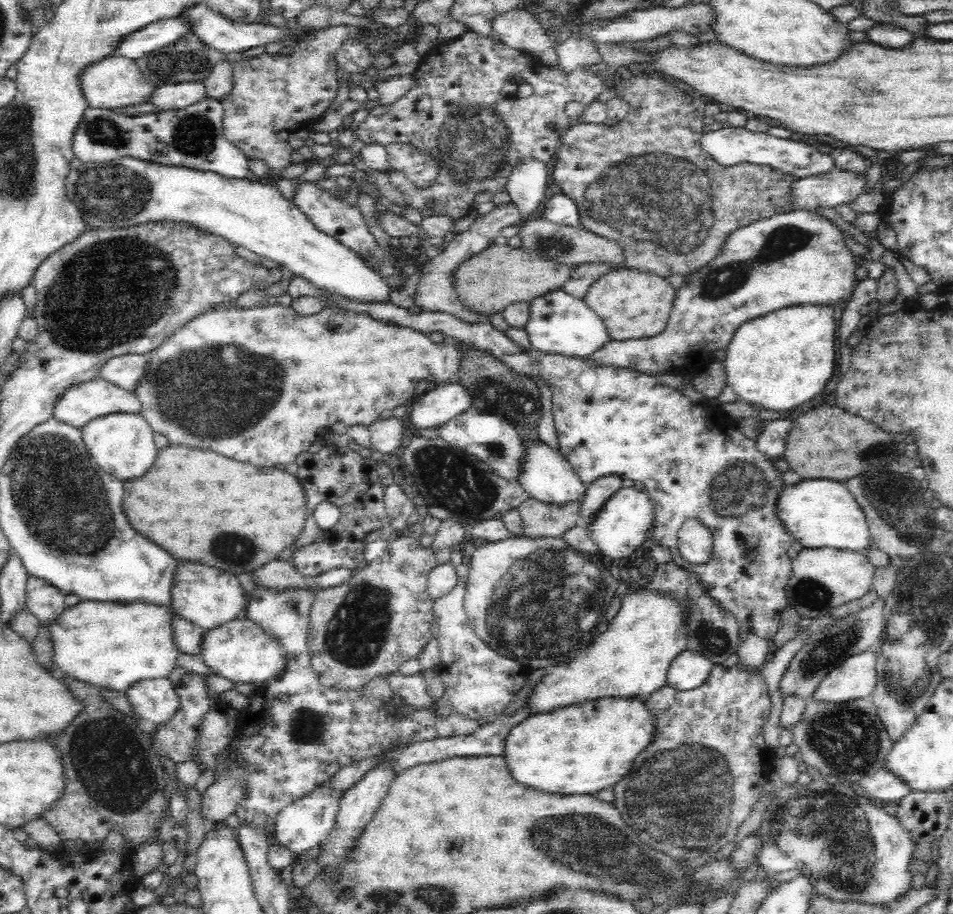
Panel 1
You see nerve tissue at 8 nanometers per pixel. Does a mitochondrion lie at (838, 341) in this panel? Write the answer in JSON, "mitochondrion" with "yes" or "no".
{"mitochondrion":"no"}

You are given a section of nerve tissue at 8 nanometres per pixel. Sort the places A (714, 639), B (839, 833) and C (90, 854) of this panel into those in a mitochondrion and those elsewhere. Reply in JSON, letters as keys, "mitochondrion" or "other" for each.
{"A":"mitochondrion","B":"mitochondrion","C":"other"}

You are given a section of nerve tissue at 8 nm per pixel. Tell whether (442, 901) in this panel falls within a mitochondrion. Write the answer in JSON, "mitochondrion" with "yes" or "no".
{"mitochondrion":"yes"}

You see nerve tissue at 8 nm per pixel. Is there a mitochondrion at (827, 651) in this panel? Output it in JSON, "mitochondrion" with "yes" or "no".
{"mitochondrion":"yes"}

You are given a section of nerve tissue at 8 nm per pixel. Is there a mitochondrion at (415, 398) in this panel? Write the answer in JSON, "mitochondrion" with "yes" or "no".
{"mitochondrion":"no"}

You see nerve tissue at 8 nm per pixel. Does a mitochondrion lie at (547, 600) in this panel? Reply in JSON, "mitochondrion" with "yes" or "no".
{"mitochondrion":"yes"}

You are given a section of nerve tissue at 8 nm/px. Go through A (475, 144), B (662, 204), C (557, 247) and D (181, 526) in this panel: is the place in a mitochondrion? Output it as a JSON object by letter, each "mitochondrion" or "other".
{"A":"mitochondrion","B":"mitochondrion","C":"mitochondrion","D":"other"}

